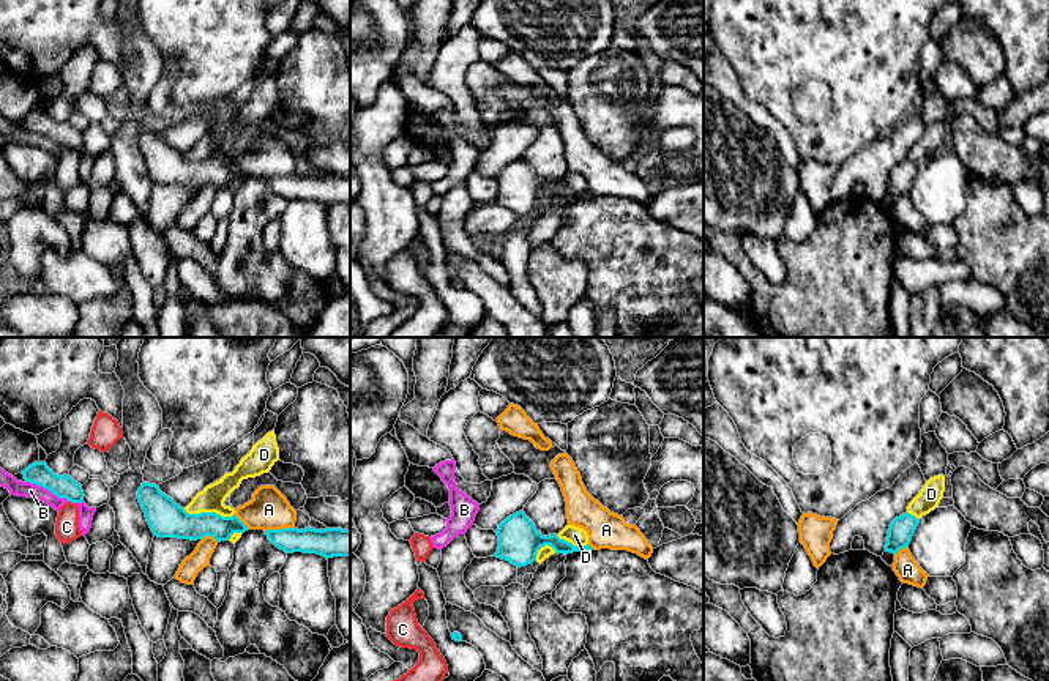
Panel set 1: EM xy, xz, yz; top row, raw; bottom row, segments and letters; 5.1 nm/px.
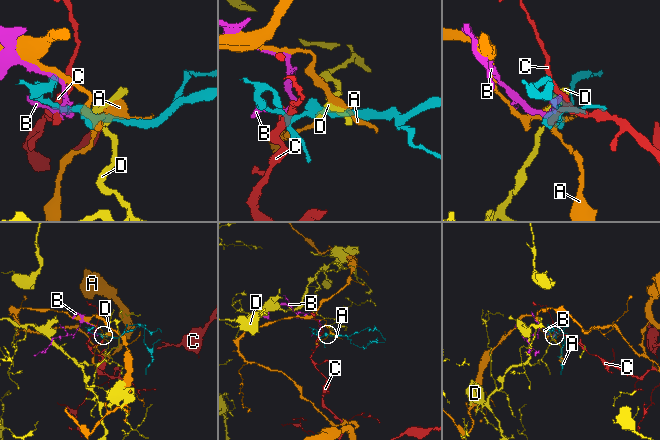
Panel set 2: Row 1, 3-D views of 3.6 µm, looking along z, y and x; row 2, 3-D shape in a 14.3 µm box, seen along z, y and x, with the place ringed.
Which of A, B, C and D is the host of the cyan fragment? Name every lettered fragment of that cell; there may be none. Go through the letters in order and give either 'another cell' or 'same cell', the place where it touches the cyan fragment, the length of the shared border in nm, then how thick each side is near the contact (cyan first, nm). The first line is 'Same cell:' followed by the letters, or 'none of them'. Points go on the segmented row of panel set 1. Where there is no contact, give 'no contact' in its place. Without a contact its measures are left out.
Same cell: none of them
A: another cell; contact xy (278, 530); length 150 nm; calibres 140 and 200 nm
B: another cell; contact xy (48, 489); length 240 nm; calibres 120 and 80 nm
C: another cell; contact xy (71, 502); length 40 nm; calibres 120 and 130 nm
D: another cell; contact xy (209, 513); length 260 nm; calibres 190 and 130 nm

